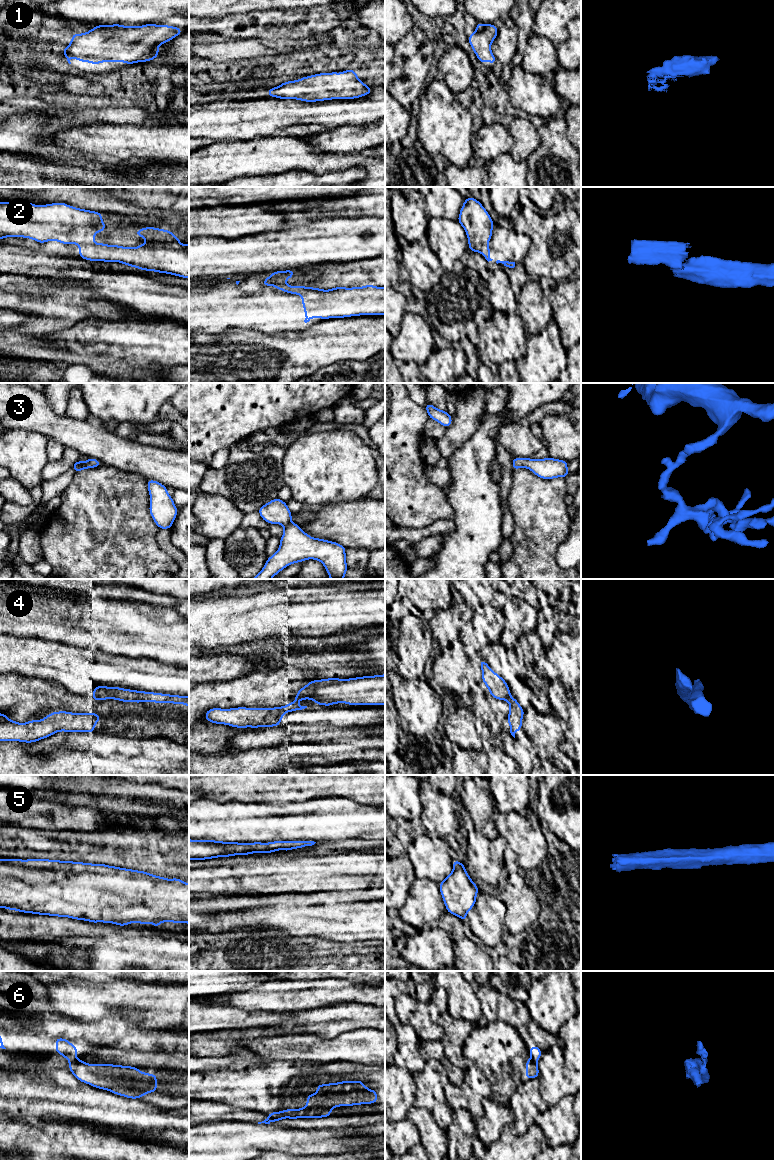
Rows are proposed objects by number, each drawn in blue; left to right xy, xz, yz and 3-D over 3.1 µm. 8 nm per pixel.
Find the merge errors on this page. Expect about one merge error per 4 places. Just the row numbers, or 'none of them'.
2, 4, 6

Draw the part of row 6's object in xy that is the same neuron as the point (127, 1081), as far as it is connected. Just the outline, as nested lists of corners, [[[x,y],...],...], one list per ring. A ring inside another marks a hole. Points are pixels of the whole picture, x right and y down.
[[[82,1059],[70,1064],[68,1068],[78,1081],[126,1098],[138,1099],[147,1093],[157,1092],[157,1075],[140,1072],[139,1068],[136,1067],[114,1064],[87,1064]]]

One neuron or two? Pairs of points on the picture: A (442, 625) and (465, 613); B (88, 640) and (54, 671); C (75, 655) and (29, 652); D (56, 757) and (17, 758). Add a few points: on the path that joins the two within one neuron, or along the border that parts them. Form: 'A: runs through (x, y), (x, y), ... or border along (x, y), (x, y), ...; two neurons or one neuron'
A: runs through (449, 625), (457, 625), (462, 620); one neuron
B: border along (57, 641), (92, 647), (94, 649); two neurons
C: runs through (64, 655), (40, 655); one neuron
D: runs through (46, 762), (27, 762); one neuron

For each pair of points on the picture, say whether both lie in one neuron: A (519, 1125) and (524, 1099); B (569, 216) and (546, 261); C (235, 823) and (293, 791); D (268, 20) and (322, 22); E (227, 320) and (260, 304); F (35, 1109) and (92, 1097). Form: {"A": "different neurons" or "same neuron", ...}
{"A": "same neuron", "B": "same neuron", "C": "different neurons", "D": "same neuron", "E": "same neuron", "F": "same neuron"}

